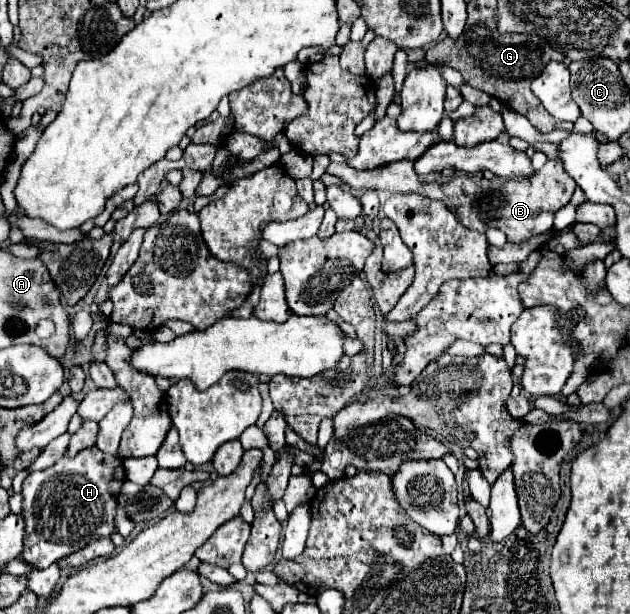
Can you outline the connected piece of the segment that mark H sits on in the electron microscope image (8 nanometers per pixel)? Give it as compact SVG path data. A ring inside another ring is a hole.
M97 447L83 449L75 457L61 457L53 467L27 475L23 481L23 561L45 569L81 547L87 547L93 539L109 539L117 531L117 495L125 479L123 459L107 455Z

